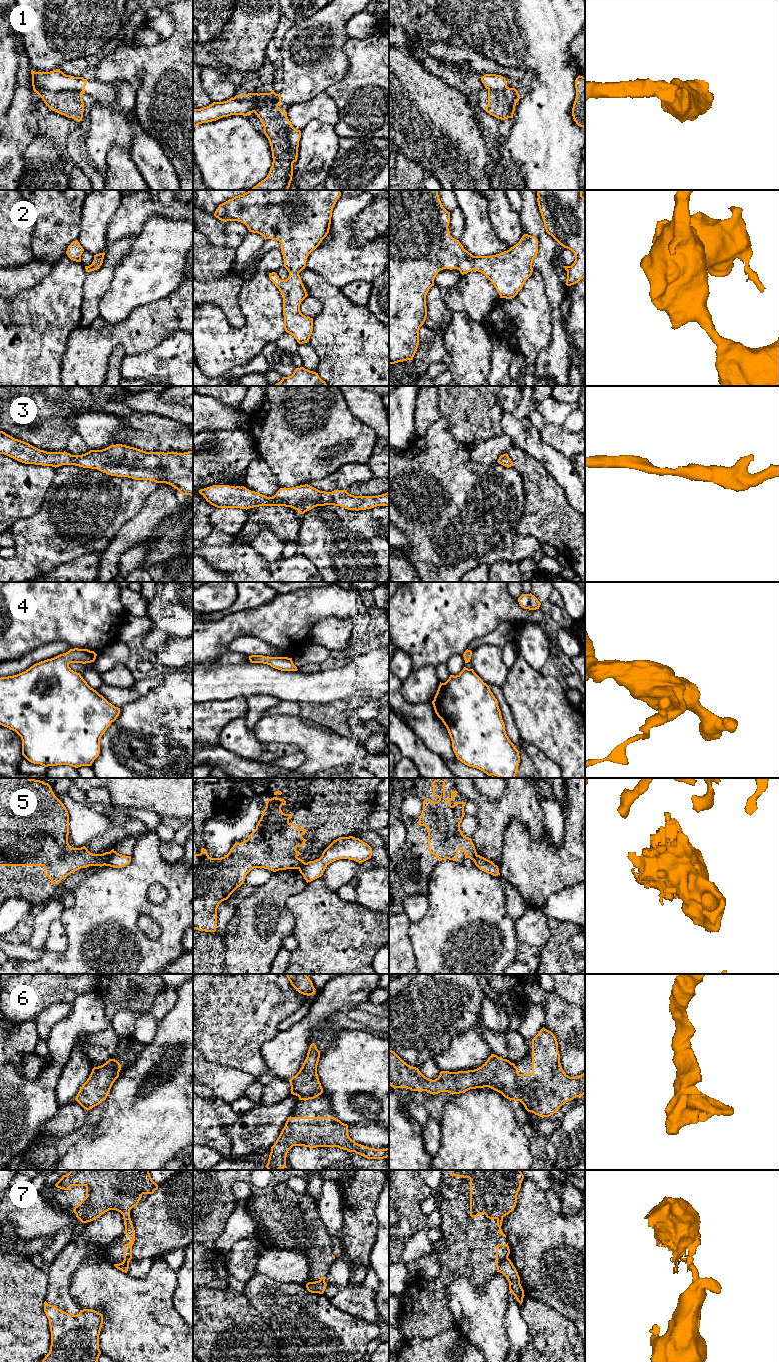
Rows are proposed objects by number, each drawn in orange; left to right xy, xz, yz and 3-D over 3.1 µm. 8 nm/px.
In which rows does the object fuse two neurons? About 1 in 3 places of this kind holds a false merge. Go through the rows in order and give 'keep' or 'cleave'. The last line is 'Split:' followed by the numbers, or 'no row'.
1: cleave
2: keep
3: keep
4: keep
5: cleave
6: keep
7: cleave
Split: 1, 5, 7

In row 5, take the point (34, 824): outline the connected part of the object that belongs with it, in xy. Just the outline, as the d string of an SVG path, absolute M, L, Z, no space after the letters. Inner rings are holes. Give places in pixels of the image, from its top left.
M0 778L0 866L43 866L44 875L51 879L53 885L81 868L102 867L108 855L114 851L92 854L85 846L71 848L68 835L68 811L48 783L30 778Z

